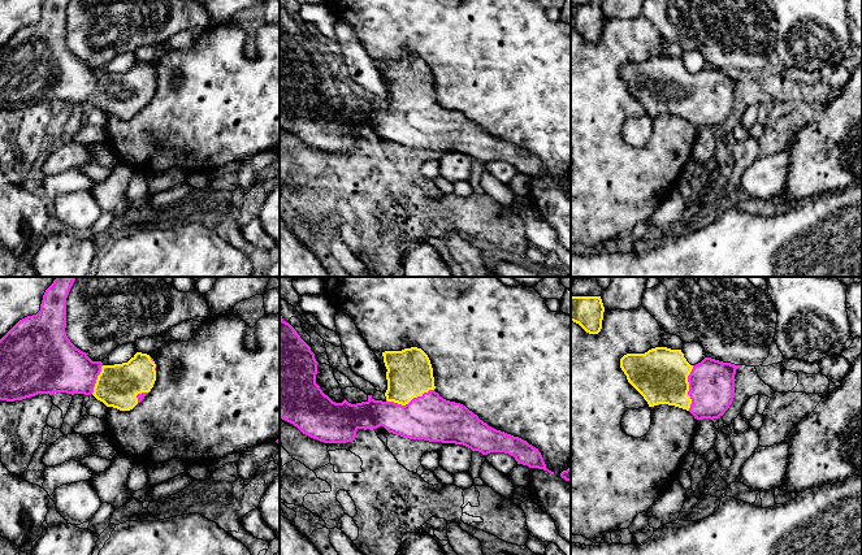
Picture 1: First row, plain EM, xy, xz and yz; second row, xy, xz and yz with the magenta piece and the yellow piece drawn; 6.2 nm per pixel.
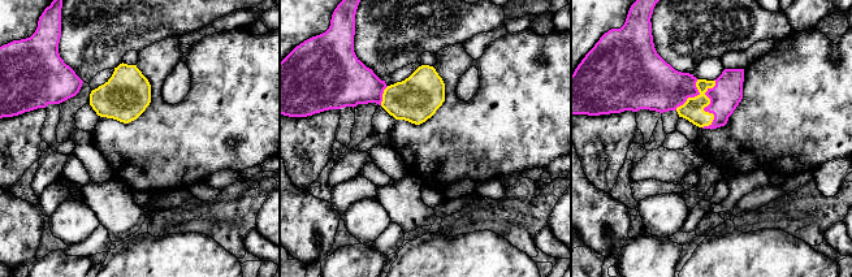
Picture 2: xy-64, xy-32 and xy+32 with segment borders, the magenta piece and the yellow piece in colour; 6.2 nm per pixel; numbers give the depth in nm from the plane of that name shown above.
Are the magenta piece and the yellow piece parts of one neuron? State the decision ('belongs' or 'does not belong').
belongs

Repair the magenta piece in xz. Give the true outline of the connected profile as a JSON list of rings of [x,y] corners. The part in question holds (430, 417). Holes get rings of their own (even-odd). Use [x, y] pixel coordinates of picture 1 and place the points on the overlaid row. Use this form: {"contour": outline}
{"contour": [[[280,315],[280,417],[296,426],[303,434],[324,443],[352,442],[359,429],[384,426],[389,433],[403,438],[463,445],[482,455],[504,452],[514,456],[517,464],[554,474],[546,468],[538,448],[519,437],[489,426],[465,406],[446,400],[436,393],[433,368],[421,348],[385,351],[382,356],[387,369],[386,400],[374,400],[368,395],[367,402],[356,404],[346,399],[335,403],[316,383],[317,361],[311,347]]]}

